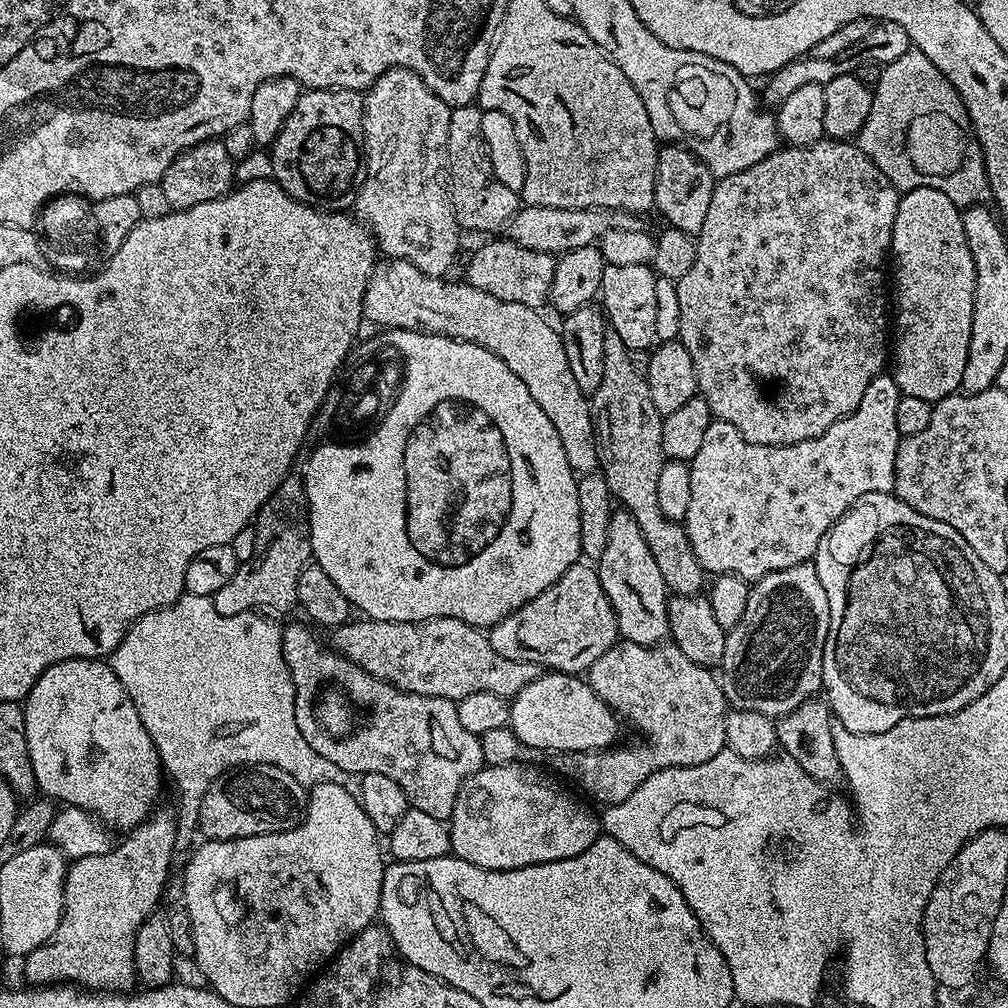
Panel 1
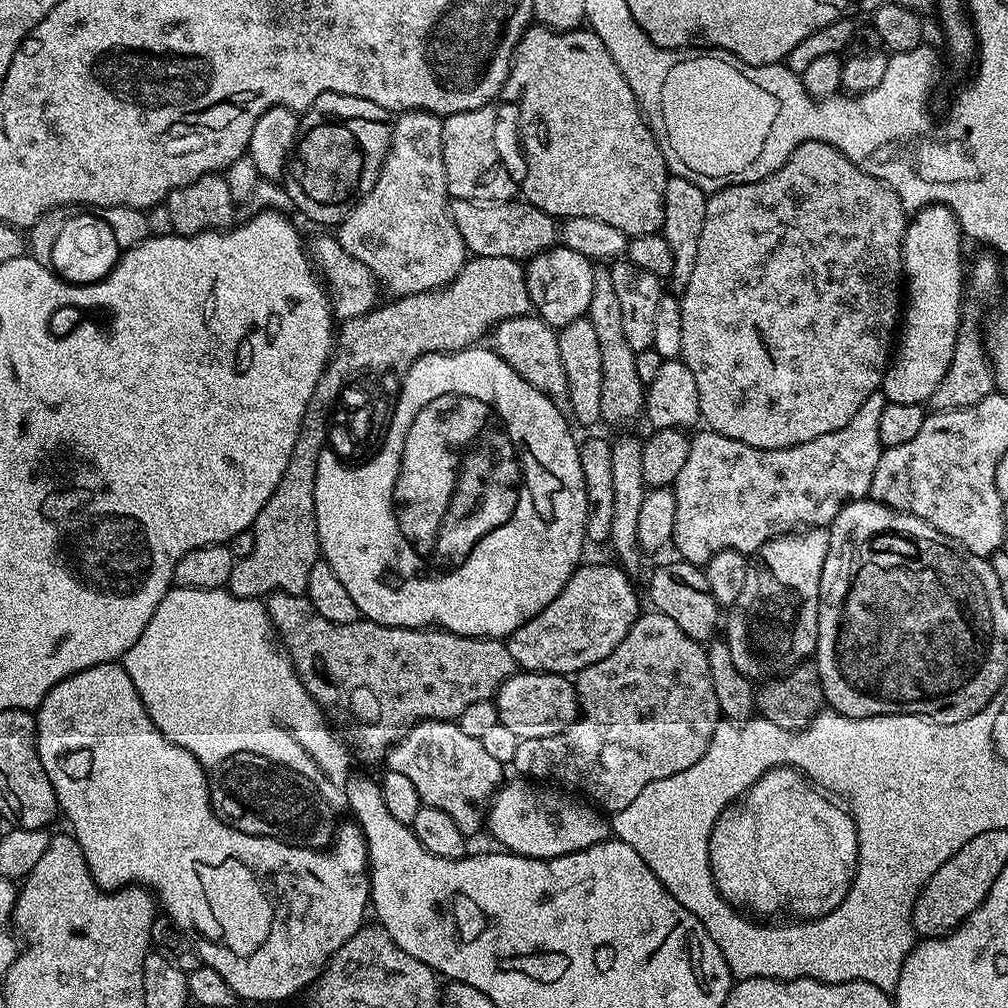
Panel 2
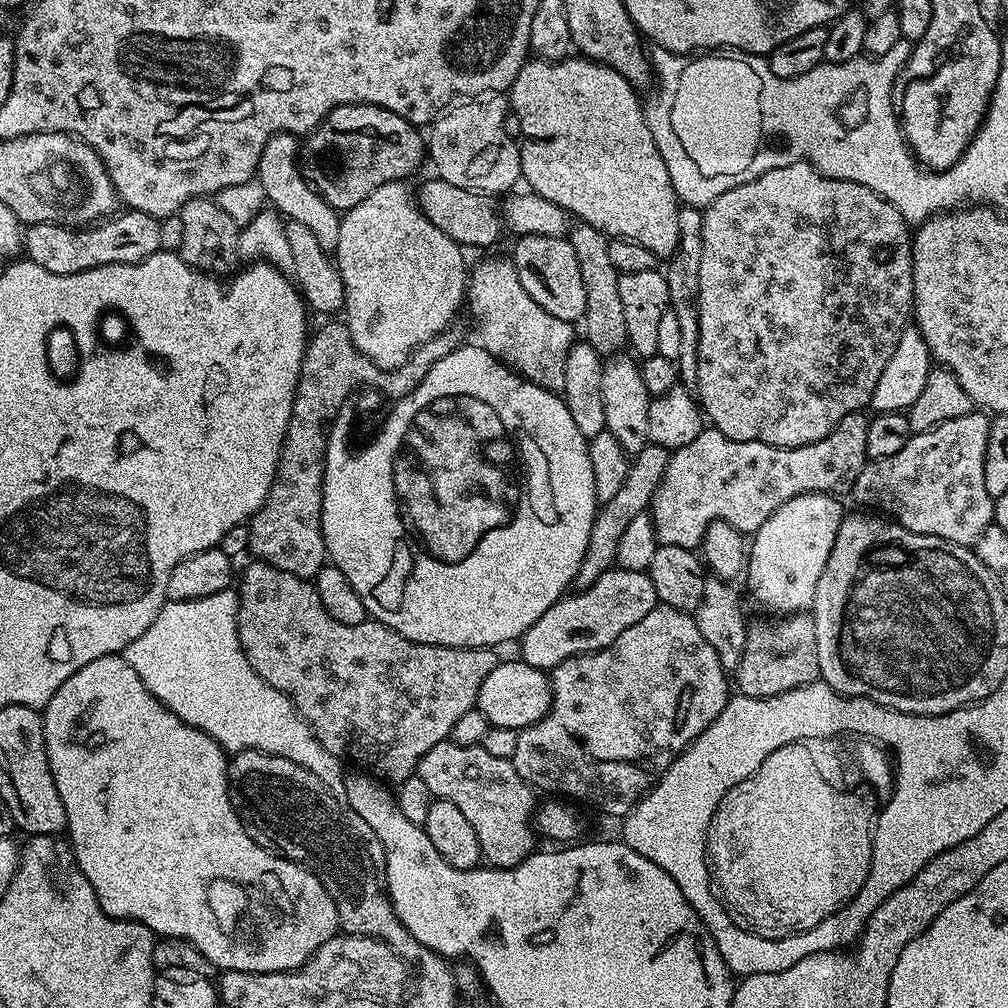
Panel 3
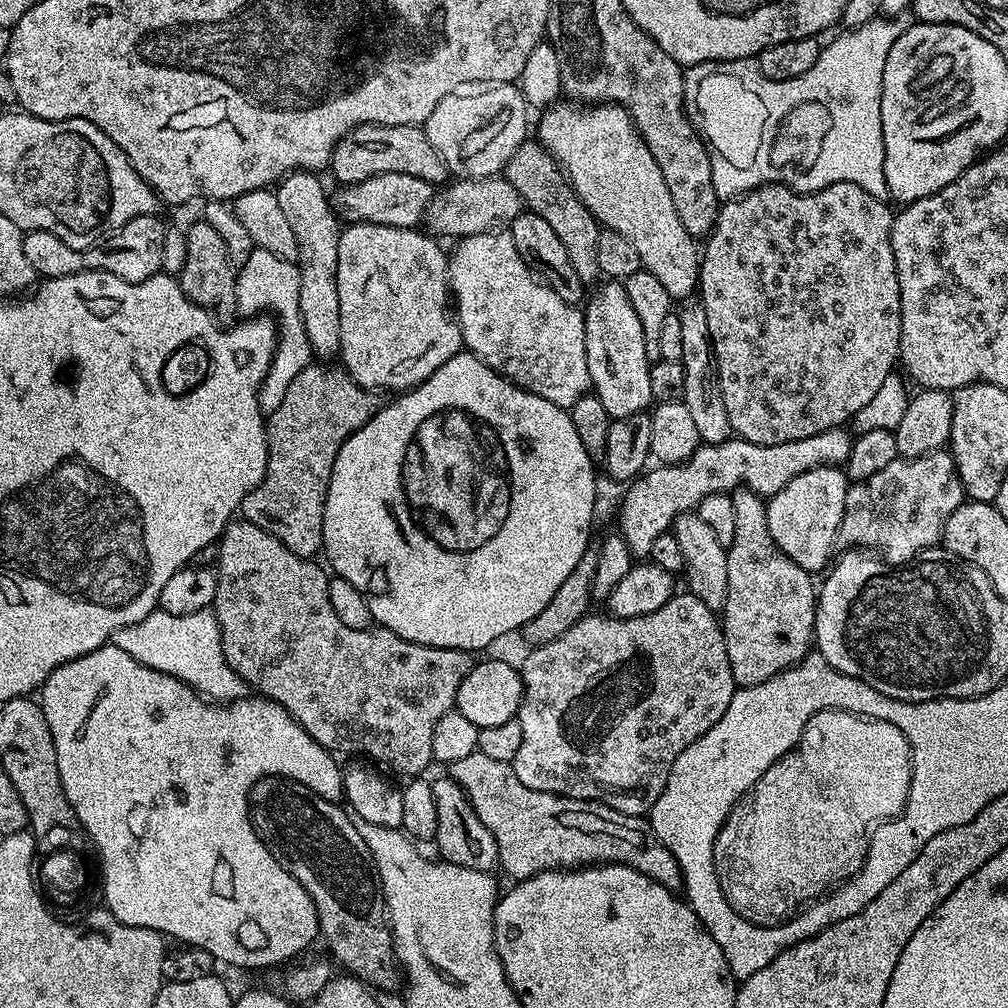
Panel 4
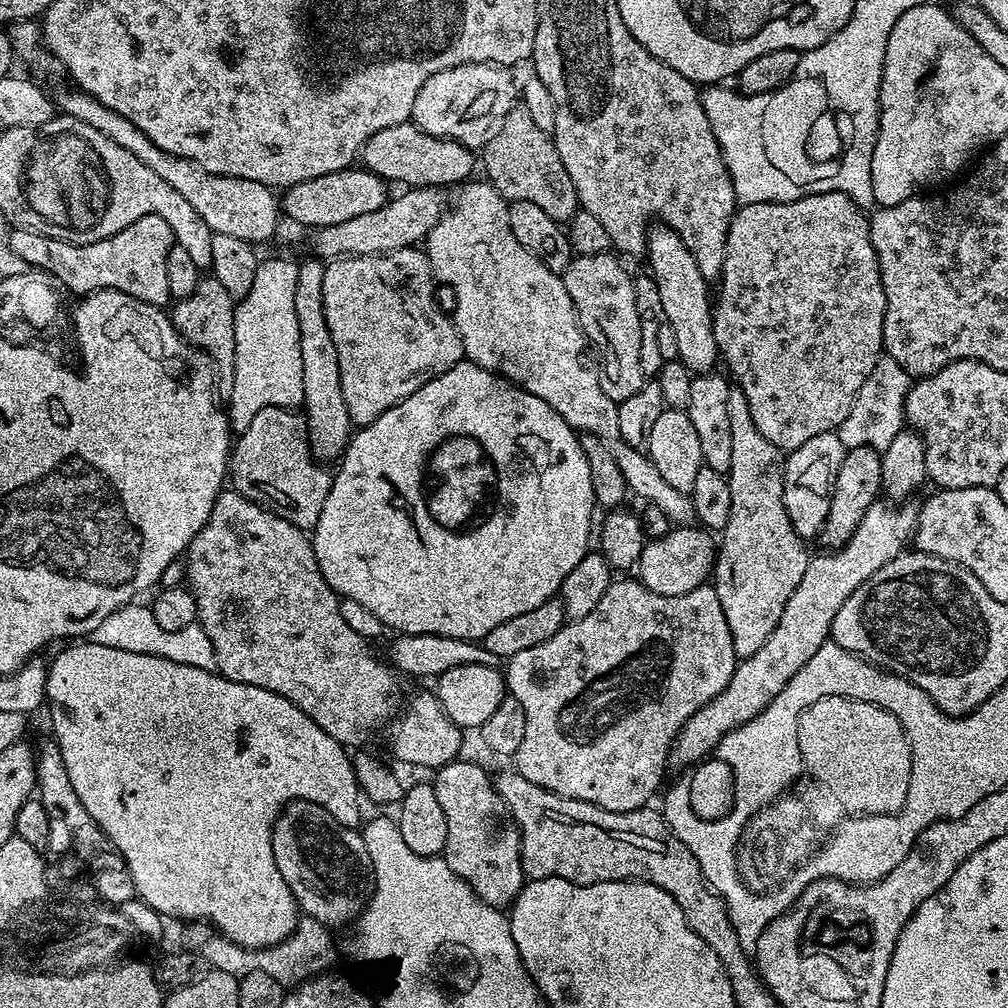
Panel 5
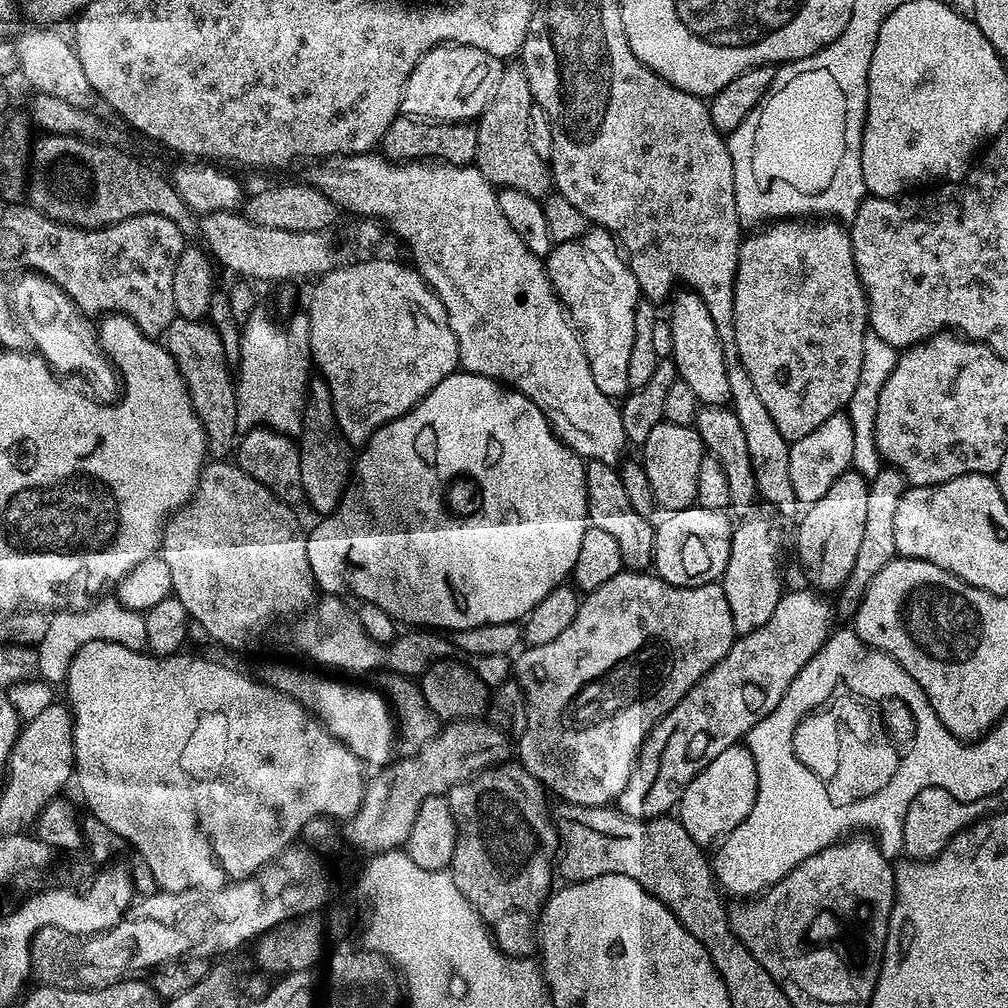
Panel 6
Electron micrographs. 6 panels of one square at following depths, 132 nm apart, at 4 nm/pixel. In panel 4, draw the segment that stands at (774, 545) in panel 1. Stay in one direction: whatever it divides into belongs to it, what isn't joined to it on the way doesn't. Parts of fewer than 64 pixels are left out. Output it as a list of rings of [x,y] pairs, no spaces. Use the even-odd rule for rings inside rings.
[[[841,426],[831,428],[822,434],[814,434],[814,438],[798,438],[798,442],[782,442],[781,444],[755,444],[749,440],[730,438],[721,444],[701,443],[700,447],[694,450],[694,454],[681,464],[666,464],[656,466],[656,469],[645,471],[627,485],[628,493],[620,504],[620,528],[618,534],[626,542],[626,546],[632,551],[633,557],[650,557],[650,546],[654,546],[663,532],[669,531],[672,523],[685,512],[699,509],[702,498],[710,494],[736,491],[741,486],[747,486],[751,492],[765,498],[771,498],[778,490],[782,490],[798,474],[806,470],[816,468],[819,464],[843,465],[848,459],[852,449],[853,437],[847,427]]]

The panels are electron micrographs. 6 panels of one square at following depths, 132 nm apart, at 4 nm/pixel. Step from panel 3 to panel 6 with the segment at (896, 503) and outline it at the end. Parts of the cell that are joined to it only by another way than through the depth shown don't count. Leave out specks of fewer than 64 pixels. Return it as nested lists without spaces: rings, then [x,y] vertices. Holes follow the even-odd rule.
[[[803,587],[797,592],[785,591],[770,622],[737,638],[732,649],[684,695],[682,702],[653,726],[630,782],[620,795],[621,812],[639,820],[669,815],[692,779],[722,750],[741,743],[748,731],[782,702],[782,694],[786,694],[798,670],[814,658],[834,628],[833,605],[811,587]]]

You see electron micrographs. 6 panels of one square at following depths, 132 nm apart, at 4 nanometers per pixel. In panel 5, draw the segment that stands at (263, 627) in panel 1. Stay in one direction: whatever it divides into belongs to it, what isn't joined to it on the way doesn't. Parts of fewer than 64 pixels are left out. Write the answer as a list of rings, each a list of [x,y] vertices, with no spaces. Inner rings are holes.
[[[133,602],[114,610],[110,618],[105,618],[90,633],[91,643],[114,646],[114,650],[130,650],[134,654],[150,654],[170,662],[182,662],[186,666],[215,669],[214,646],[210,646],[210,638],[206,638],[206,630],[202,630],[199,623],[186,626],[186,630],[162,630],[154,619],[151,607],[147,603],[140,603],[144,602]]]

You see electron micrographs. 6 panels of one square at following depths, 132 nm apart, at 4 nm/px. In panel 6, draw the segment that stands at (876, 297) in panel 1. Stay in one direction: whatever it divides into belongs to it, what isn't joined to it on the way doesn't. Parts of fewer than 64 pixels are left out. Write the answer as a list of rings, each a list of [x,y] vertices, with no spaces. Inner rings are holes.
[[[780,218],[753,232],[756,232],[753,236],[745,235],[740,242],[738,270],[734,282],[734,334],[738,342],[738,354],[742,357],[742,366],[746,366],[746,374],[750,374],[750,378],[753,379],[754,390],[758,390],[770,418],[774,418],[774,426],[778,426],[784,439],[791,442],[798,438],[806,438],[810,430],[818,430],[818,426],[822,426],[826,418],[847,409],[850,398],[854,398],[854,390],[858,390],[862,374],[864,340],[870,334],[868,296],[864,292],[854,262],[852,237],[843,223],[832,218]]]

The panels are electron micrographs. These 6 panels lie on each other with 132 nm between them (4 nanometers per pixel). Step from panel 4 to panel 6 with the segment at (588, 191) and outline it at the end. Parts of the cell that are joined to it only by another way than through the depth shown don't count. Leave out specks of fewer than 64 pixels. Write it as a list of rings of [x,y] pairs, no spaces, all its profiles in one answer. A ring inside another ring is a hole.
[[[680,291],[671,297],[672,316],[667,317],[670,332],[674,338],[670,359],[676,363],[679,379],[684,380],[686,386],[691,386],[694,394],[698,394],[701,405],[727,405],[732,398],[730,378],[726,370],[722,342],[714,326],[714,318],[710,318],[710,310],[706,310],[706,302],[697,292]]]

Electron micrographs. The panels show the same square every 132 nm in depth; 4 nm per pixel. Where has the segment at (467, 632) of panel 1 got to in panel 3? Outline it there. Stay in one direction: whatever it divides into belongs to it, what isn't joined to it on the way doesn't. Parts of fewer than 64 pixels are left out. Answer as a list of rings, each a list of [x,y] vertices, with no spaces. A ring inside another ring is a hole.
[[[252,562],[244,577],[239,577],[238,595],[238,638],[250,667],[267,684],[292,699],[292,705],[330,754],[344,762],[353,760],[356,766],[367,766],[393,785],[411,781],[421,758],[434,745],[445,743],[458,718],[473,707],[482,678],[498,662],[492,648],[419,644],[371,618],[358,626],[346,626],[330,618],[312,580],[278,570],[272,564]]]

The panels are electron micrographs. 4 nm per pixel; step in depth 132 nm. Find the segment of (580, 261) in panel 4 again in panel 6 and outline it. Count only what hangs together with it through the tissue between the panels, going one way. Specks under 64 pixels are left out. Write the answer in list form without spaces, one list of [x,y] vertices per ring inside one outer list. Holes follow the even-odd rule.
[[[505,67],[498,90],[494,90],[494,98],[490,98],[478,117],[475,127],[478,150],[474,164],[494,186],[520,189],[543,198],[553,191],[554,185],[549,161],[539,156],[531,142],[530,110],[533,105],[530,82],[523,67]]]

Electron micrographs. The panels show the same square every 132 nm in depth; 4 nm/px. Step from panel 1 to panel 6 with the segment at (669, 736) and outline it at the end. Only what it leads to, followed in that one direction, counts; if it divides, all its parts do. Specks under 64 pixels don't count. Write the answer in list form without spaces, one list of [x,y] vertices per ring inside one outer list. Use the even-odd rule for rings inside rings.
[[[625,570],[614,574],[610,582],[602,582],[602,586],[598,586],[581,599],[580,609],[574,622],[570,622],[570,626],[566,626],[566,630],[562,630],[562,634],[558,634],[554,642],[546,642],[542,646],[528,646],[519,653],[520,661],[518,659],[515,661],[514,672],[517,677],[520,675],[518,677],[520,686],[527,690],[528,702],[528,725],[518,738],[519,763],[539,784],[544,785],[553,797],[560,796],[556,798],[561,801],[581,804],[587,808],[599,808],[619,801],[622,790],[626,790],[626,784],[630,782],[630,776],[640,759],[640,751],[653,726],[670,710],[674,710],[678,702],[682,702],[684,695],[732,649],[732,643],[737,638],[738,633],[730,612],[730,602],[726,600],[723,583],[683,588],[668,584],[659,576],[644,570]]]

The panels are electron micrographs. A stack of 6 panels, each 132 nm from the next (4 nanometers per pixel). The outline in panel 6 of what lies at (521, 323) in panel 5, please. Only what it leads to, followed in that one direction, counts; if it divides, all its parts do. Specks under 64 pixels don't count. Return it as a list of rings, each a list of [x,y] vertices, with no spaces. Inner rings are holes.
[[[375,151],[358,152],[351,156],[330,156],[321,159],[317,164],[320,165],[313,170],[312,176],[310,176],[311,183],[322,189],[336,203],[337,209],[344,211],[345,208],[348,212],[357,212],[357,217],[360,218],[377,218],[382,222],[388,220],[393,230],[408,243],[416,271],[423,276],[424,281],[431,286],[433,292],[444,303],[448,321],[458,338],[460,368],[463,371],[473,372],[479,376],[488,376],[491,380],[501,381],[515,388],[516,391],[526,394],[544,411],[544,417],[552,423],[556,435],[585,461],[597,460],[613,466],[619,465],[620,455],[623,454],[624,448],[626,449],[628,444],[628,435],[625,434],[622,426],[621,405],[613,397],[602,394],[602,390],[598,390],[597,384],[594,383],[594,374],[590,370],[590,362],[584,353],[584,343],[580,341],[579,331],[574,327],[564,305],[560,303],[560,297],[552,288],[545,261],[534,255],[530,246],[526,246],[526,242],[522,242],[522,238],[514,232],[510,222],[506,222],[506,217],[502,215],[502,209],[498,207],[497,189],[484,177],[479,168],[472,164],[446,164],[434,160],[393,162],[387,156],[377,154]]]

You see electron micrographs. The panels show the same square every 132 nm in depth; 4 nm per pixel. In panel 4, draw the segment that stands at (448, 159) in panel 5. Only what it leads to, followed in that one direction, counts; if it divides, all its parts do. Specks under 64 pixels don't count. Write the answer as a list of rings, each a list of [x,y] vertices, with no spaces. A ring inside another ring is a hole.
[[[363,124],[358,126],[353,132],[345,134],[333,150],[330,172],[340,179],[341,185],[357,184],[378,172],[414,174],[414,178],[422,178],[433,186],[443,185],[450,176],[438,150],[430,146],[423,127],[415,124],[406,126]]]

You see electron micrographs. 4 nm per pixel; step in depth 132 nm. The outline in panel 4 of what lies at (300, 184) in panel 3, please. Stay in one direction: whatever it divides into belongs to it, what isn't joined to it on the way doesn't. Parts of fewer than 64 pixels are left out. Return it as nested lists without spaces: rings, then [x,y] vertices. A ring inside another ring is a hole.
[[[289,172],[275,185],[274,191],[290,230],[294,230],[294,238],[298,238],[298,310],[302,314],[302,326],[306,326],[313,357],[328,362],[331,356],[339,357],[342,338],[342,314],[338,314],[338,242],[342,224],[320,178],[315,172]]]

